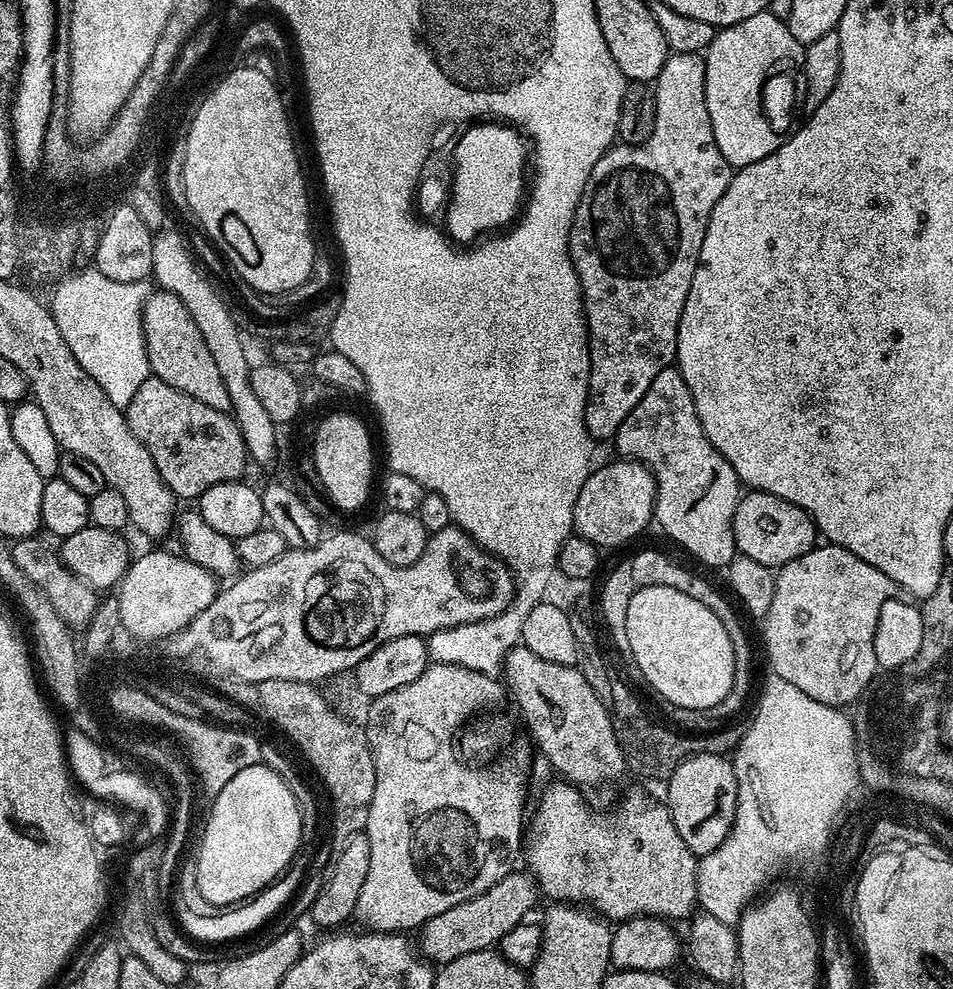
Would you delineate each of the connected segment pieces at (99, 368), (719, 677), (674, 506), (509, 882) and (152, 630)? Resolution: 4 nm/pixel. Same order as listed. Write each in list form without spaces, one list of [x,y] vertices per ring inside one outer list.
[[[95,267],[86,268],[85,272],[73,271],[57,283],[60,285],[50,299],[50,311],[82,370],[102,386],[106,398],[110,398],[114,406],[124,410],[130,398],[138,394],[138,386],[150,375],[140,317],[150,288],[144,282],[114,282],[114,278],[106,278],[106,274],[96,271]]]
[[[646,586],[645,588],[637,588],[634,595],[630,598],[630,606],[626,609],[626,635],[629,639],[627,651],[632,654],[632,660],[636,663],[638,671],[644,675],[644,680],[661,696],[664,700],[669,700],[672,708],[707,708],[712,704],[712,700],[720,700],[720,696],[724,696],[724,692],[728,692],[728,680],[732,680],[732,661],[734,661],[734,646],[726,632],[722,622],[718,620],[701,602],[694,602],[694,598],[690,598],[686,594],[682,594],[678,590],[670,590],[670,586]]]
[[[673,366],[663,368],[650,382],[650,390],[642,394],[642,402],[630,410],[626,422],[618,426],[614,437],[614,445],[621,457],[636,460],[645,464],[656,479],[655,523],[676,544],[681,544],[690,555],[712,568],[727,569],[731,560],[737,556],[736,543],[732,533],[734,510],[742,495],[742,485],[738,474],[734,474],[734,466],[718,454],[718,450],[704,436],[702,422],[698,418],[698,410],[694,406],[694,398],[690,394],[690,386],[686,386],[686,378],[682,378],[680,369]]]
[[[513,870],[509,872],[506,878],[502,878],[502,882],[490,886],[488,892],[478,894],[478,898],[470,898],[466,902],[458,902],[458,906],[453,906],[452,909],[438,914],[438,918],[427,920],[418,932],[418,935],[420,935],[418,951],[421,956],[440,966],[454,962],[454,958],[462,958],[462,954],[487,952],[493,946],[499,945],[500,939],[506,934],[510,934],[510,930],[514,930],[514,926],[525,923],[527,916],[524,915],[535,906],[536,896],[538,897],[538,885],[531,875],[524,870],[521,870],[521,872]]]
[[[148,552],[137,560],[135,557],[129,563],[128,571],[124,573],[124,578],[118,585],[118,593],[120,592],[118,607],[123,631],[128,631],[127,635],[137,641],[150,642],[160,639],[163,641],[174,633],[182,631],[195,616],[202,614],[202,610],[206,610],[206,606],[214,602],[217,591],[217,577],[212,576],[205,568],[198,566],[183,554],[175,556],[172,552]]]

